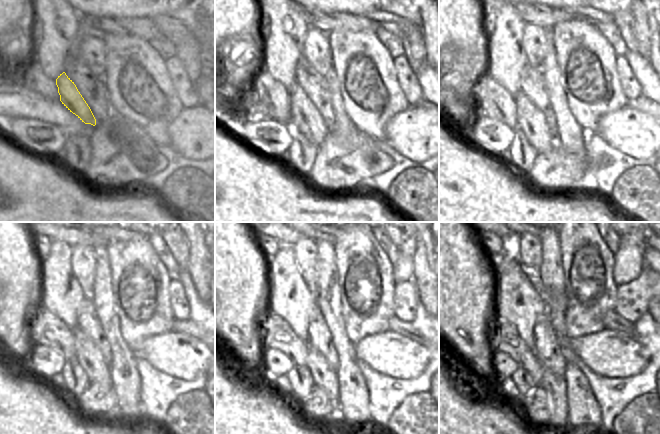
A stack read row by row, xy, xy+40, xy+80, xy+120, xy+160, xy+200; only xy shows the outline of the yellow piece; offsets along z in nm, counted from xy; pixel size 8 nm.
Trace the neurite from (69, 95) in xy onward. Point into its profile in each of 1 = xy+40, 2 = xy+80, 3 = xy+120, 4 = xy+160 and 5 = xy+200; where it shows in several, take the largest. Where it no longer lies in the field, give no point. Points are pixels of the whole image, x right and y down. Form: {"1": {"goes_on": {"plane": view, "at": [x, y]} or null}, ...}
{"1": {"goes_on": {"plane": "xy+40", "at": [306, 120]}}, "2": {"goes_on": {"plane": "xy+80", "at": [531, 122]}}, "3": {"goes_on": {"plane": "xy+120", "at": [87, 354]}}, "4": {"goes_on": {"plane": "xy+160", "at": [323, 376]}}, "5": {"goes_on": {"plane": "xy+200", "at": [555, 386]}}}

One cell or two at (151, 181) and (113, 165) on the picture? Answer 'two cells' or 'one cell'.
two cells

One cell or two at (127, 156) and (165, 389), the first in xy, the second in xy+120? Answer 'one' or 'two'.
two

